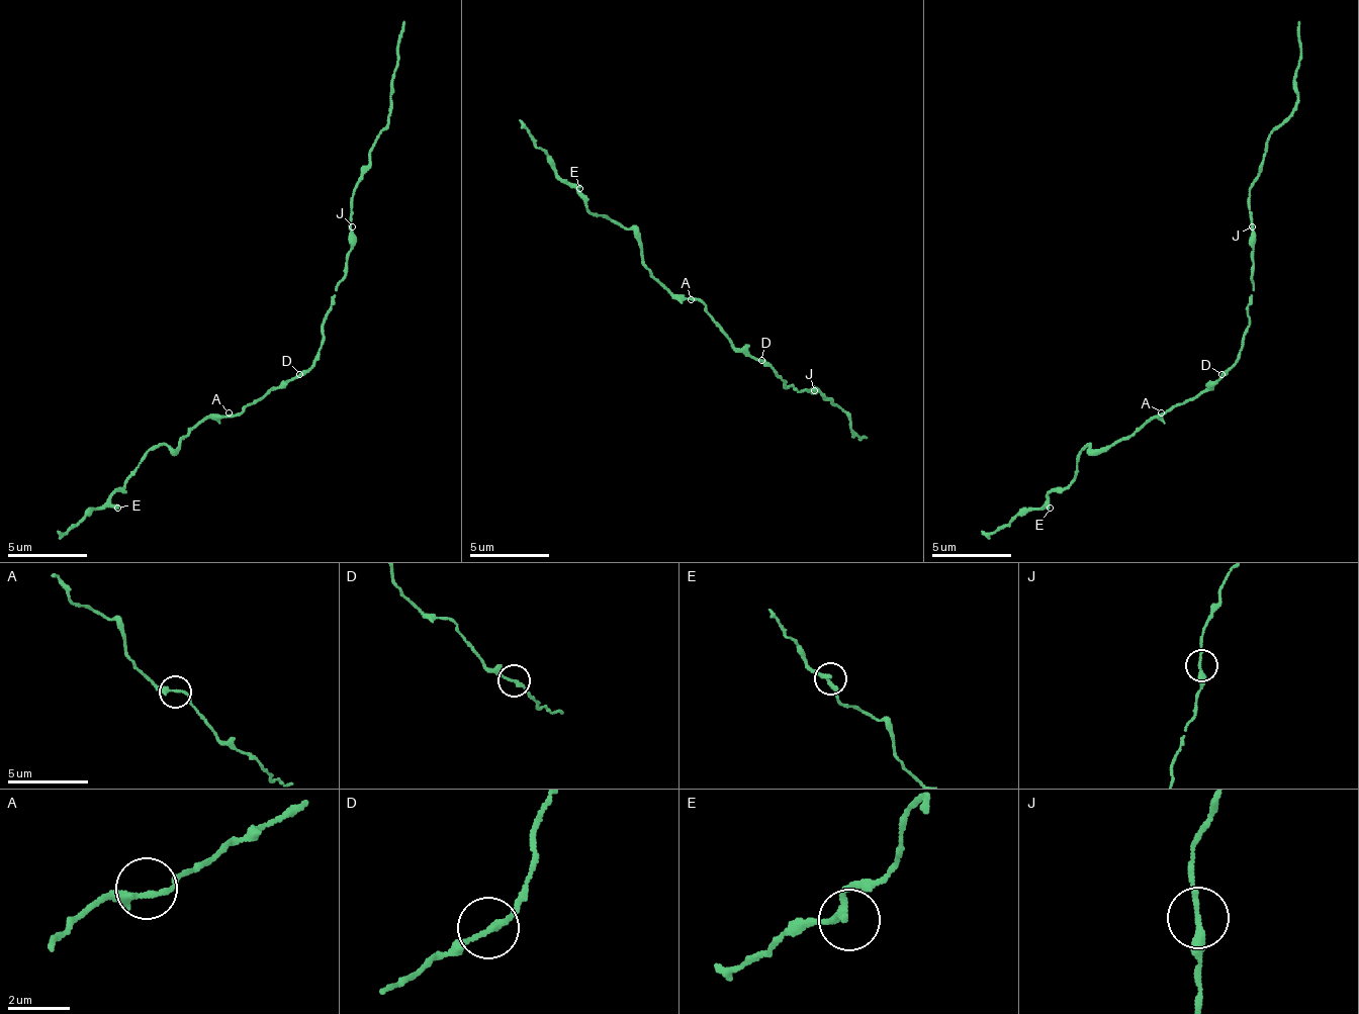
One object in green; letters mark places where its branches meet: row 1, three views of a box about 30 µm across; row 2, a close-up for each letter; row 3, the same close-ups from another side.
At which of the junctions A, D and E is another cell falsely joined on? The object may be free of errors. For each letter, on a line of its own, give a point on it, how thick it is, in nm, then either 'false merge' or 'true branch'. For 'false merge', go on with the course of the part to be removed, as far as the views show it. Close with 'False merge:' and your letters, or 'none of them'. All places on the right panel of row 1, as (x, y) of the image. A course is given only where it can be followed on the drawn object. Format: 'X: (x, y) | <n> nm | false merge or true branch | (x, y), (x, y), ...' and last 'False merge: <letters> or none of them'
A: (1161, 412) | 200 nm | true branch
D: (1221, 374) | 180 nm | false merge | (1220, 373), (1237, 361), (1245, 337), (1252, 246), (1248, 190), (1264, 163), (1268, 134), (1296, 103), (1299, 20)
E: (1050, 508) | 200 nm | true branch
False merge: D

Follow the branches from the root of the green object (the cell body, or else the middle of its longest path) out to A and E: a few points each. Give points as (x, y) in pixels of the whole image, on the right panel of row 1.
A: (1220, 377), (1196, 396), (1189, 396), (1181, 404), (1161, 412)
E: (1220, 377), (1129, 436), (1089, 444), (1050, 508)

